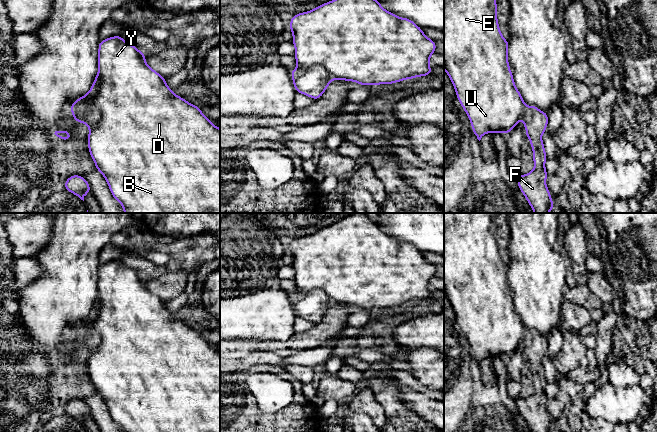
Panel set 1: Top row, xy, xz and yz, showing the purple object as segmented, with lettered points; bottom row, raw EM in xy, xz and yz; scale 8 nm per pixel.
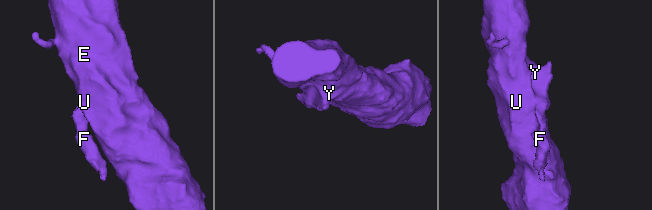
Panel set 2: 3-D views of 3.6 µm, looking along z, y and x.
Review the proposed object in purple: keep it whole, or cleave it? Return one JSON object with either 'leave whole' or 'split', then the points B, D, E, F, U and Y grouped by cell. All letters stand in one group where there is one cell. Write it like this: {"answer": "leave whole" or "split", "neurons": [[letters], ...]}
{"answer": "split", "neurons": [["B", "D", "E", "U", "Y"], ["F"]]}

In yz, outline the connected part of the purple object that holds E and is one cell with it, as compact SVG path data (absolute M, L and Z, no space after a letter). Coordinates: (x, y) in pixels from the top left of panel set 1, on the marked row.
M444 0L444 70L479 141L487 132L508 134L527 112L509 67L509 42L500 32L496 9L496 0Z

